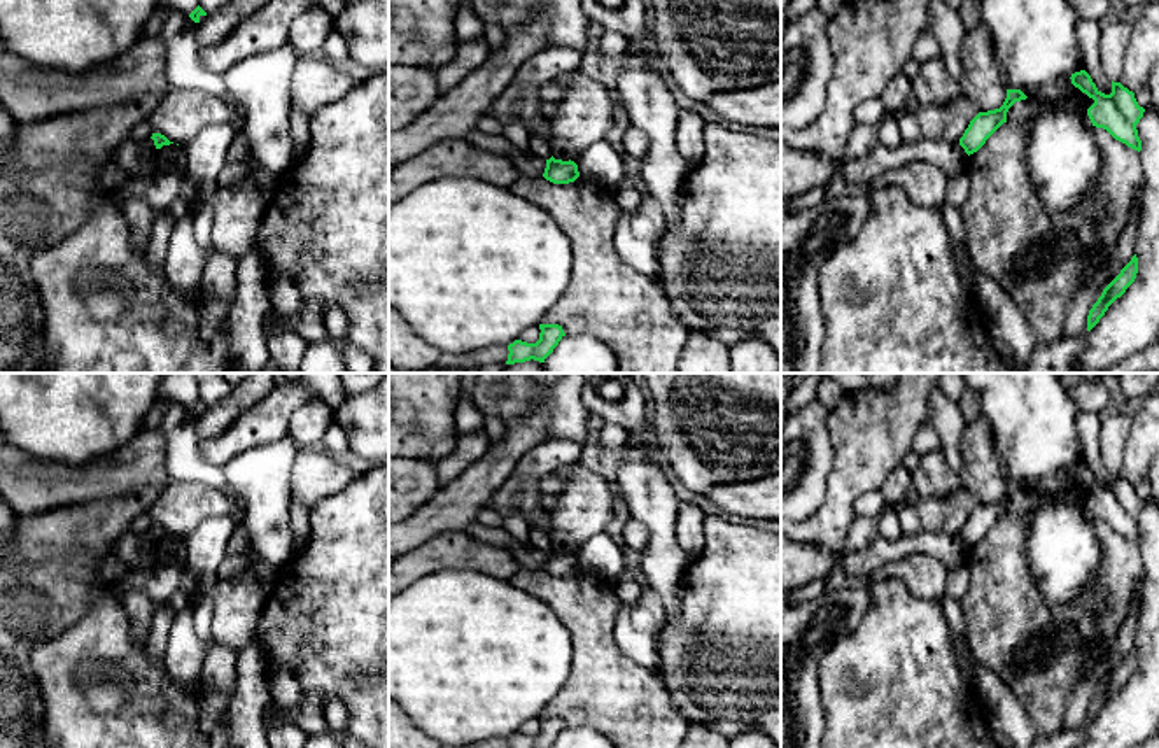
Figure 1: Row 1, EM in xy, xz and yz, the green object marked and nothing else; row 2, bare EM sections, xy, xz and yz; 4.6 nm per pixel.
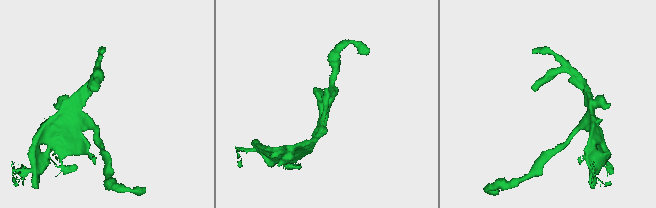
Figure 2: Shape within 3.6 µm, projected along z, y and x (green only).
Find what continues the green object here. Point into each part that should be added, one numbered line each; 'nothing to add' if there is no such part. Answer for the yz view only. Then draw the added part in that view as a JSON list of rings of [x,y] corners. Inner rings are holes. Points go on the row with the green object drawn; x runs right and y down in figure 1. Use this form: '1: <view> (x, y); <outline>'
nothing to add

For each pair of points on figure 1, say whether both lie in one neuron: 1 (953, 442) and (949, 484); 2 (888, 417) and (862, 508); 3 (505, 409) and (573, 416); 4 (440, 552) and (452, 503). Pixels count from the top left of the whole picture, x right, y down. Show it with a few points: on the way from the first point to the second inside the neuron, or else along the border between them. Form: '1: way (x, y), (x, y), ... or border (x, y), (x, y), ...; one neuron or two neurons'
1: border (941, 449), (948, 465), (956, 473); two neurons
2: border (878, 489), (865, 491), (855, 501), (855, 515); two neurons
3: way (522, 398), (555, 398); one neuron
4: border (464, 529), (440, 533), (408, 550); two neurons

